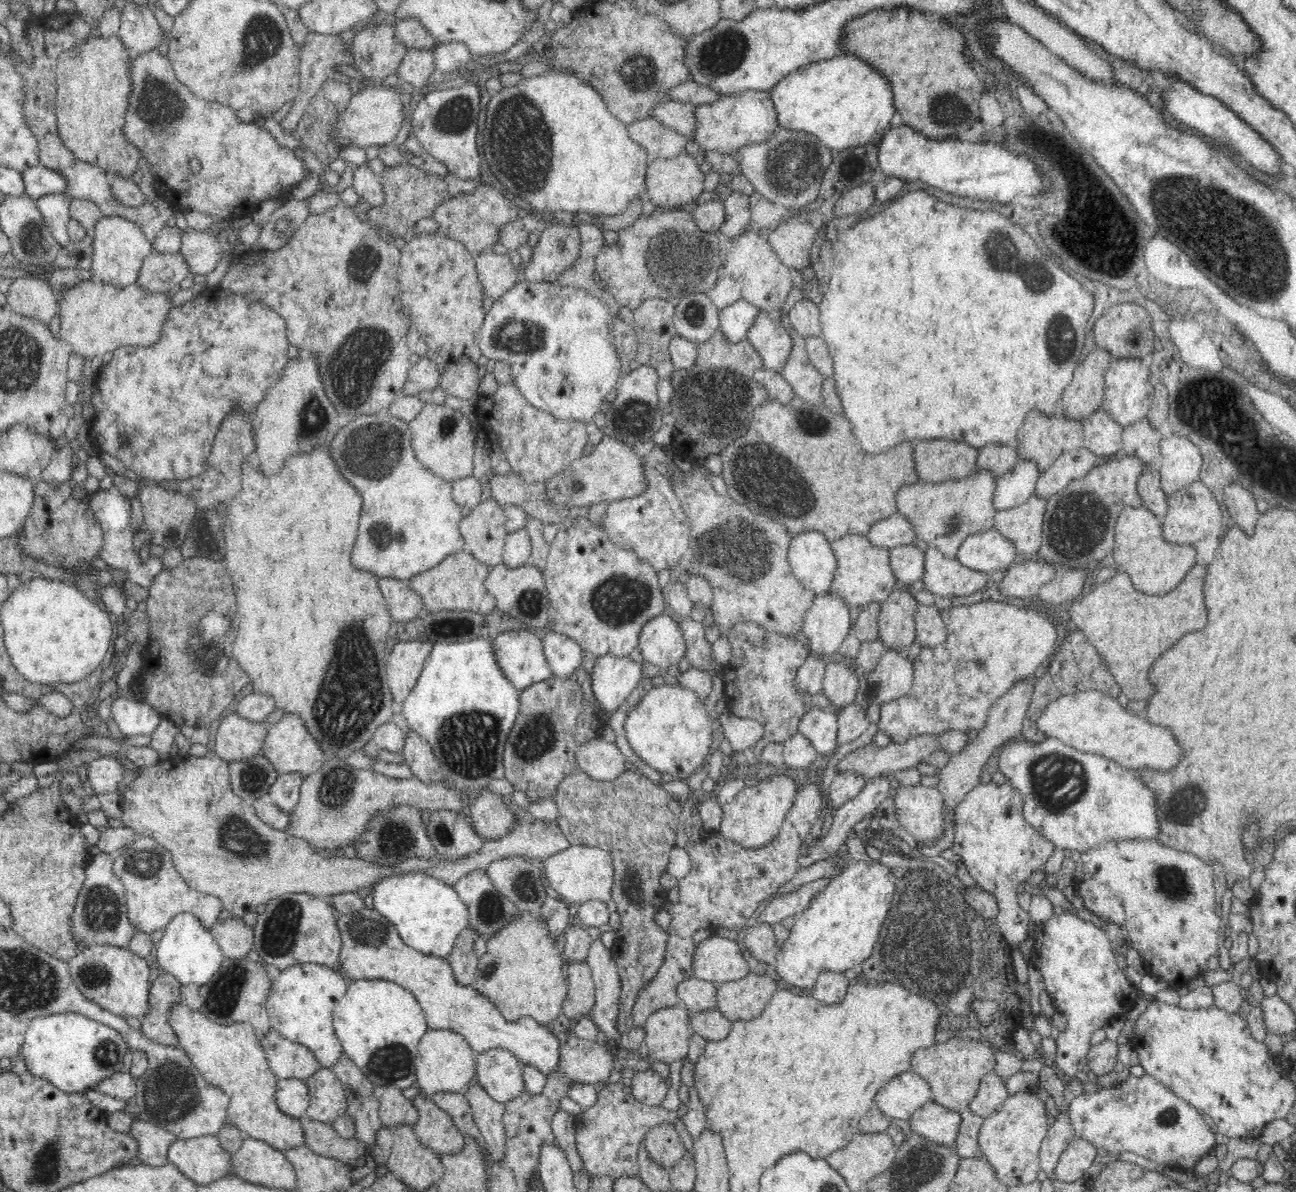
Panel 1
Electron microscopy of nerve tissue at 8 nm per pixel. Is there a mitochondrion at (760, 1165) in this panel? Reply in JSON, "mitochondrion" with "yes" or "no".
{"mitochondrion":"no"}

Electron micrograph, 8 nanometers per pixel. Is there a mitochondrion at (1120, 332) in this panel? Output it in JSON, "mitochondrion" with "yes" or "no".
{"mitochondrion":"no"}

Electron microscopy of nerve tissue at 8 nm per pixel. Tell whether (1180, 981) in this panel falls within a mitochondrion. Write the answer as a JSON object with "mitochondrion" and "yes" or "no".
{"mitochondrion":"no"}

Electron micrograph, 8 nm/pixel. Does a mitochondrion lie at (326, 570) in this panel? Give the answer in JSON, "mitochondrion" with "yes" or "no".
{"mitochondrion":"no"}

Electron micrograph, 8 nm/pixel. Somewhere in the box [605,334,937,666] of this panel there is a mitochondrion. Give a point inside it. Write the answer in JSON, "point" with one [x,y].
{"point":[771,486]}

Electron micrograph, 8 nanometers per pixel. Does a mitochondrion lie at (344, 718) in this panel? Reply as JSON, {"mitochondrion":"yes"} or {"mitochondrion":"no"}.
{"mitochondrion":"yes"}

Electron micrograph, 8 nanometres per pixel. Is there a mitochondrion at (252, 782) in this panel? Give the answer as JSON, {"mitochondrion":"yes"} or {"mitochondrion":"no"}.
{"mitochondrion":"yes"}

